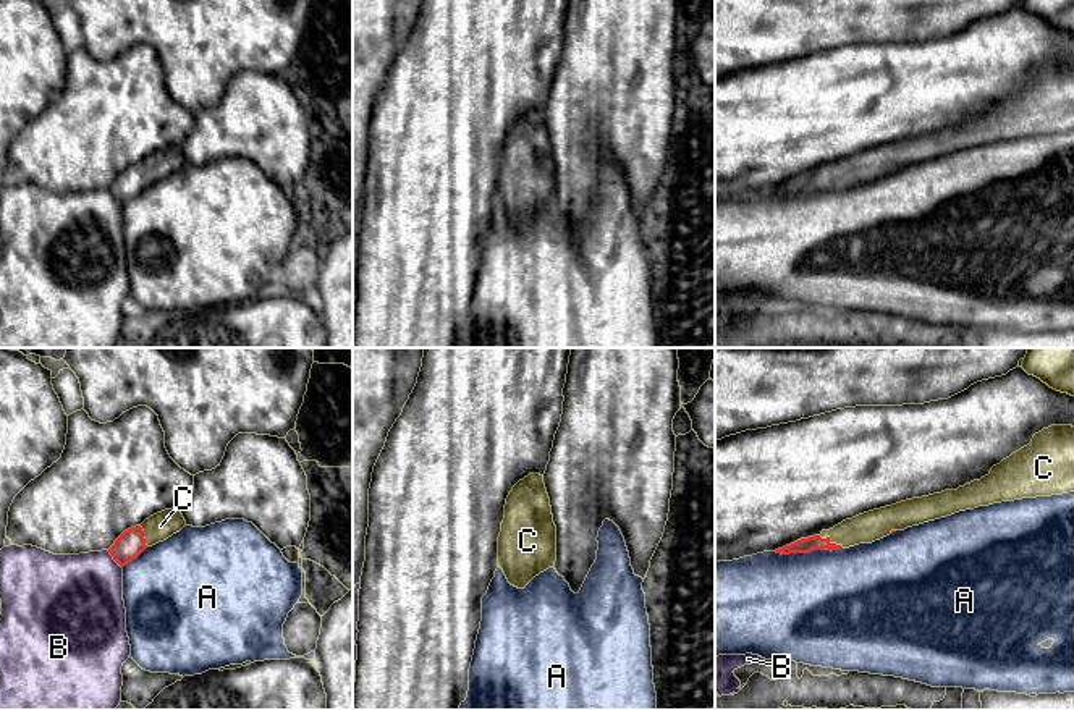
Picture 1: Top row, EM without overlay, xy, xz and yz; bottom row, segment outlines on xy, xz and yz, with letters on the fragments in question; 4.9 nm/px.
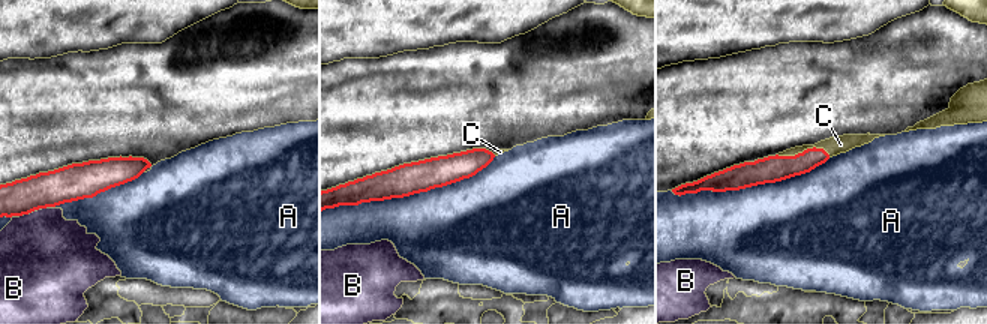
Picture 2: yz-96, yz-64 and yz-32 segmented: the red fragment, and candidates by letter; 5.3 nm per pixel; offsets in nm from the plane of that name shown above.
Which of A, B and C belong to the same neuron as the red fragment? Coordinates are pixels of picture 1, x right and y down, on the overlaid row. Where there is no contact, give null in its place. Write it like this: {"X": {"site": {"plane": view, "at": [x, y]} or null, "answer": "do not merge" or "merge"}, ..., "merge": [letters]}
{"A": {"site": {"plane": "yz", "at": [807, 552]}, "answer": "do not merge"}, "B": {"site": {"plane": "xy", "at": [114, 558]}, "answer": "do not merge"}, "C": {"site": {"plane": "yz", "at": [832, 544]}, "answer": "merge"}, "merge": ["C"]}

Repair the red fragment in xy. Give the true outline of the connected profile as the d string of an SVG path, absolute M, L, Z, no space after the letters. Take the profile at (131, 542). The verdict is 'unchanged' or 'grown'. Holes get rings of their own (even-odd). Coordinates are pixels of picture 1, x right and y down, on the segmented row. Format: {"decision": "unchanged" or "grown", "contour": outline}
{"decision": "grown", "contour": "M180 508L165 509L146 519L141 526L125 530L110 547L110 555L123 568L136 560L147 547L180 532L186 521Z"}

